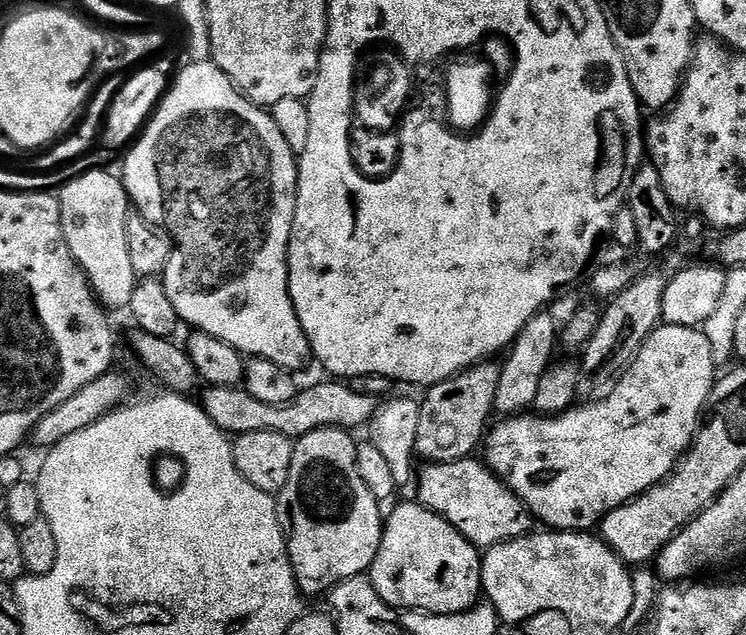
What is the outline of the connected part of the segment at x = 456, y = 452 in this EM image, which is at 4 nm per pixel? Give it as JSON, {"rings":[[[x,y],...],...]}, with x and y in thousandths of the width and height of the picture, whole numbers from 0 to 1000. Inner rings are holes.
{"rings":[[[645,570],[606,592],[598,602],[587,602],[572,613],[568,630],[562,631],[560,690],[558,718],[568,728],[597,731],[610,724],[626,724],[645,704],[665,641],[665,620],[670,573]]]}

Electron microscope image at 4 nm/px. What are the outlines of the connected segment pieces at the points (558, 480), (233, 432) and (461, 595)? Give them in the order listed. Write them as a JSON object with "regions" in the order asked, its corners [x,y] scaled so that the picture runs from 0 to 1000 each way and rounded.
{"regions":[[[[886,509],[866,532],[866,539],[853,554],[846,573],[836,581],[834,591],[819,606],[818,616],[808,627],[799,627],[788,633],[777,633],[751,650],[749,655],[725,655],[723,652],[693,652],[672,660],[672,668],[661,666],[651,691],[646,699],[646,723],[662,748],[666,750],[686,776],[694,783],[713,808],[725,827],[747,838],[787,838],[803,827],[807,814],[822,806],[828,797],[842,792],[853,781],[859,781],[866,772],[871,772],[878,762],[885,762],[898,745],[905,740],[912,728],[912,720],[926,706],[933,682],[941,668],[941,650],[950,641],[954,608],[962,597],[962,575],[954,562],[952,539],[946,526],[938,517],[921,517],[920,513],[903,513],[902,510]]],[[[436,602],[401,613],[387,636],[362,639],[362,633],[340,627],[340,620],[331,617],[326,608],[279,608],[272,613],[271,641],[282,665],[287,665],[287,671],[311,690],[342,680],[371,680],[379,687],[401,690],[428,674],[477,677],[481,668],[483,672],[492,669],[505,646],[507,630],[488,617],[476,617],[472,611],[476,609],[461,602]]],[[[562,791],[551,792],[552,794],[536,794],[525,808],[519,808],[509,865],[507,866],[507,872],[501,879],[501,885],[496,896],[496,912],[501,923],[501,929],[525,957],[535,957],[538,961],[562,961],[570,967],[578,967],[580,970],[607,970],[615,964],[626,964],[627,959],[638,956],[646,939],[646,921],[649,917],[649,912],[646,910],[645,865],[627,852],[626,847],[607,828],[607,825],[598,822],[587,809],[582,809],[574,800],[568,800]]]]}

